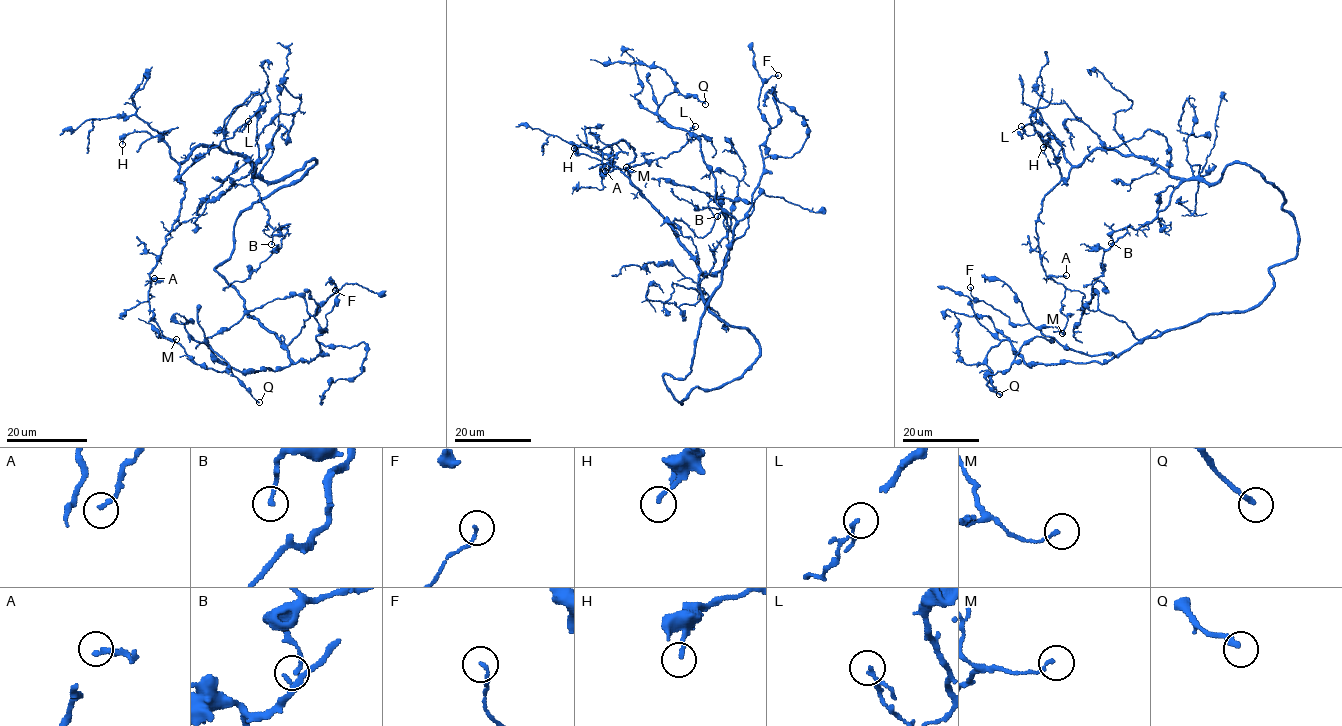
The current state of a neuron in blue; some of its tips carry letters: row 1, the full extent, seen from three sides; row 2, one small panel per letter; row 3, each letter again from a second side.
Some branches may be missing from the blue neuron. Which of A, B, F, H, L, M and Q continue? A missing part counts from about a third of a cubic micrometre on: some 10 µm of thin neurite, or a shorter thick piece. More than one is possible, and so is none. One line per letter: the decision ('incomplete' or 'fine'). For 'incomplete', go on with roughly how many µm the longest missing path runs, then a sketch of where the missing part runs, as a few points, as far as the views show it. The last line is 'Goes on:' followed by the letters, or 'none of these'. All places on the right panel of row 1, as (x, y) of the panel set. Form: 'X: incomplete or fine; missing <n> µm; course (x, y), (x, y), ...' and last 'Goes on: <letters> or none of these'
A: fine
B: fine
F: fine
H: fine
L: fine
M: fine
Q: fine
Goes on: none of these

